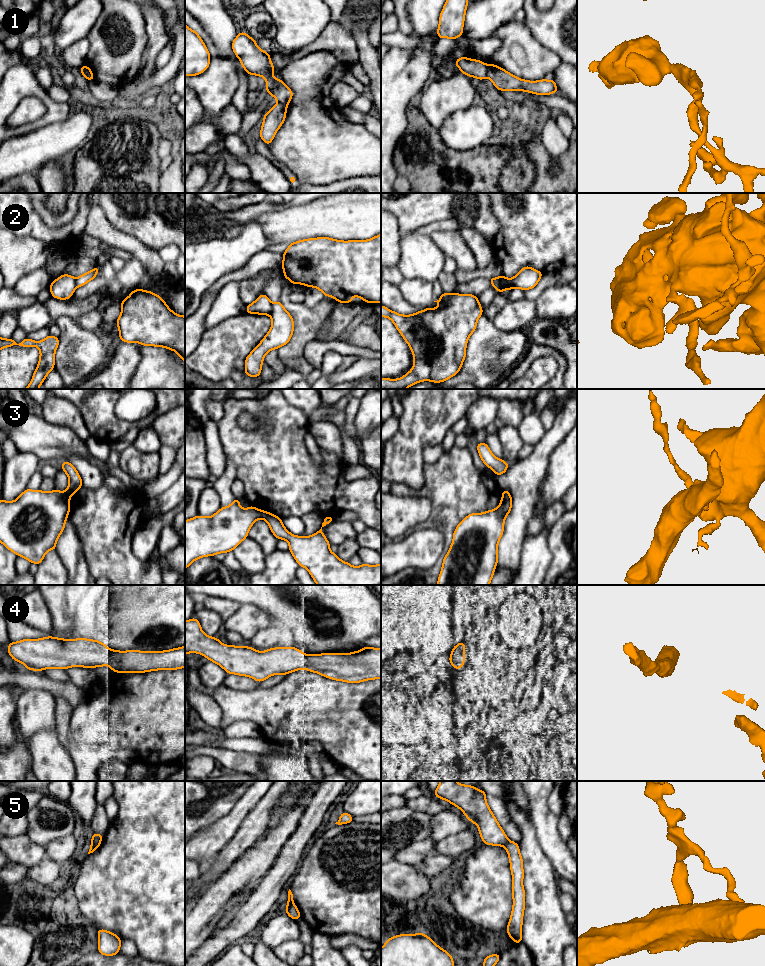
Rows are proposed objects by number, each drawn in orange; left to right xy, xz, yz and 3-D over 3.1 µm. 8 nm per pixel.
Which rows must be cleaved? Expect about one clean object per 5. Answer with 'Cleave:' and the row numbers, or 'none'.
Cleave: 1, 2, 3, 5

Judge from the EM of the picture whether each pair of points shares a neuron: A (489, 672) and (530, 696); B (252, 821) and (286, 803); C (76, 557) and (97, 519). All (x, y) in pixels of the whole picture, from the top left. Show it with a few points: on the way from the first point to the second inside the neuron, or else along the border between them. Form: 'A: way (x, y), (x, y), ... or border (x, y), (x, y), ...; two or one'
A: border (517, 695), (517, 706), (521, 714); two
B: way (260, 821), (268, 821), (278, 811); one
C: border (73, 524), (81, 542), (82, 552), (88, 569); two

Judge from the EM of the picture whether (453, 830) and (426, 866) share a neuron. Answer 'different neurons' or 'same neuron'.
same neuron

